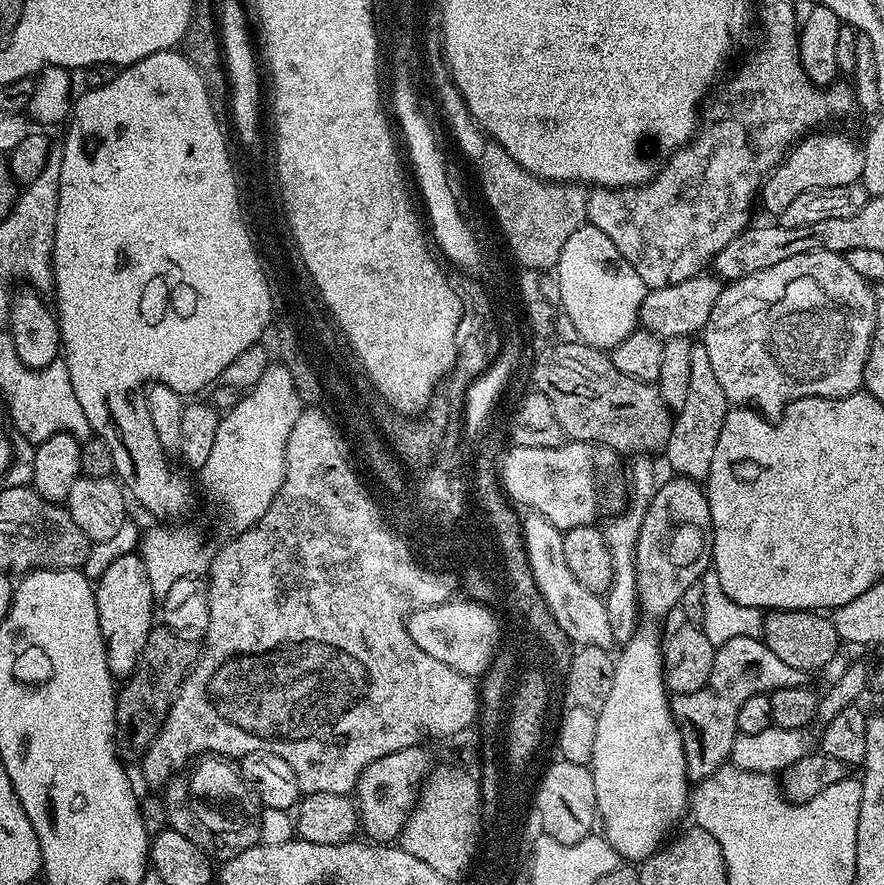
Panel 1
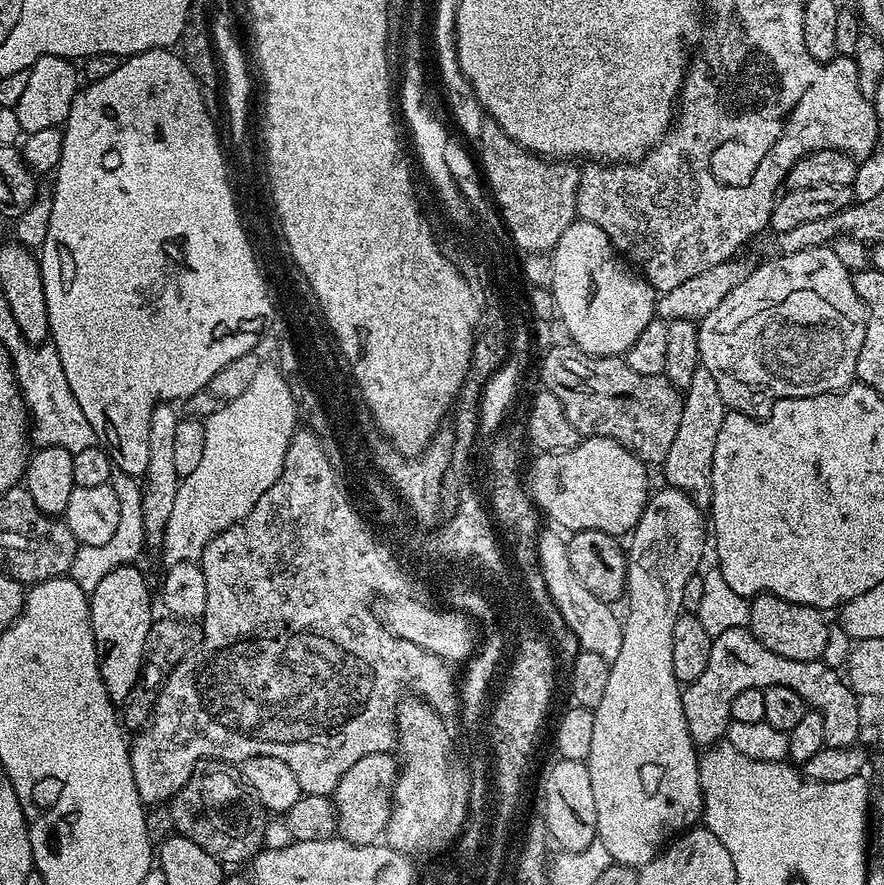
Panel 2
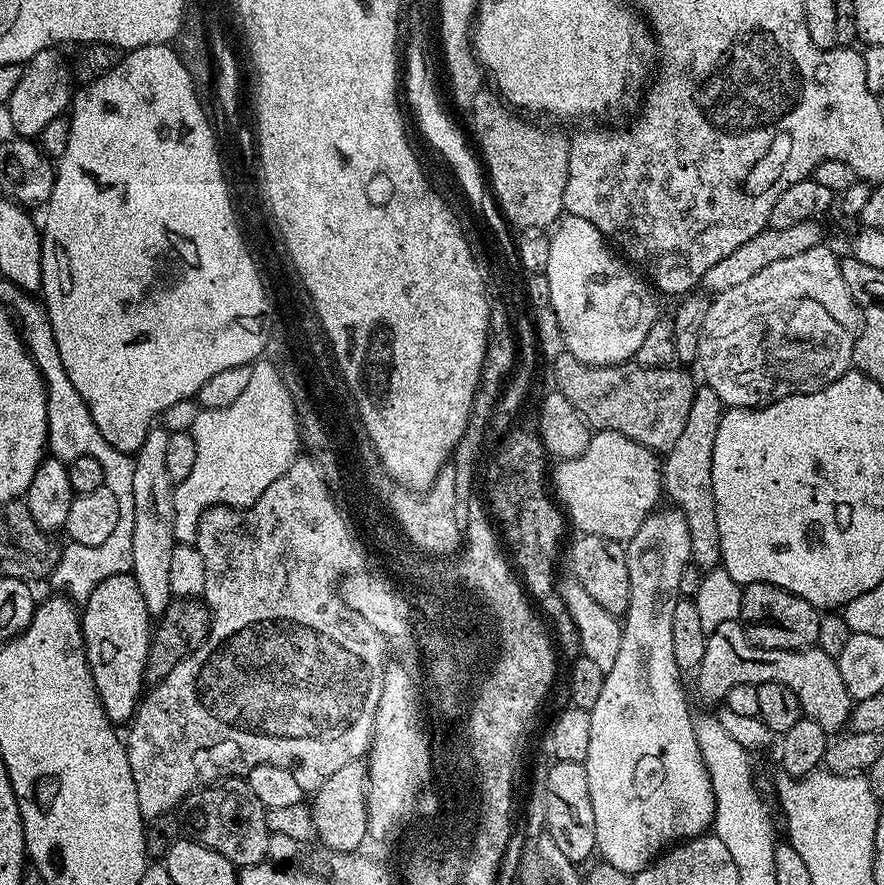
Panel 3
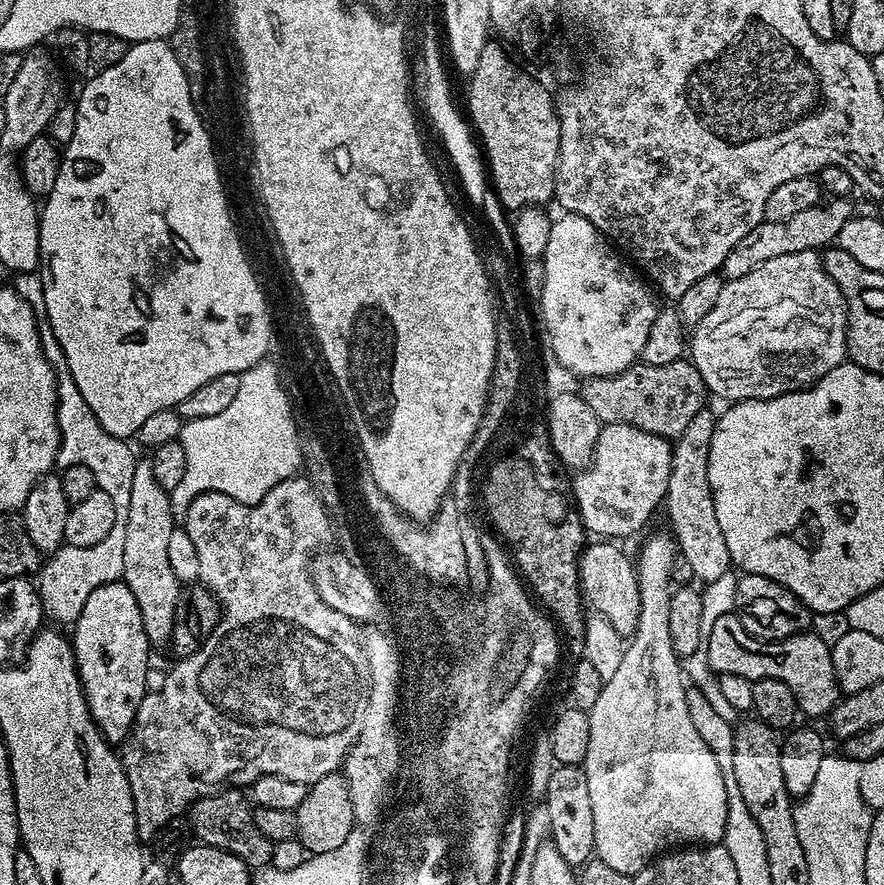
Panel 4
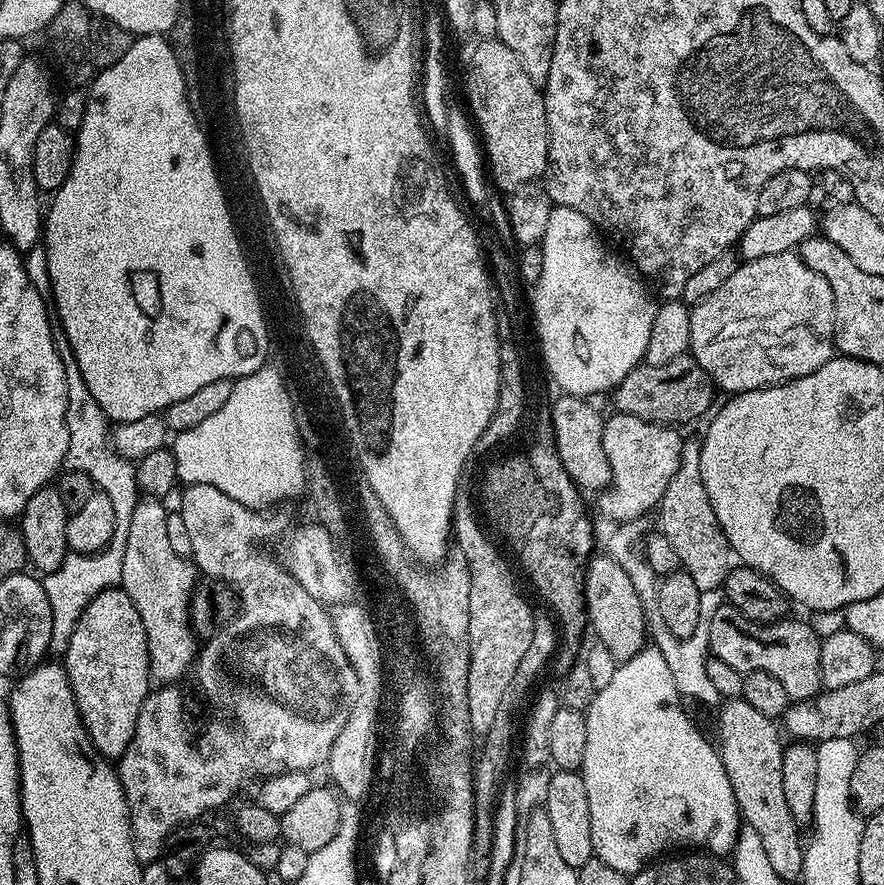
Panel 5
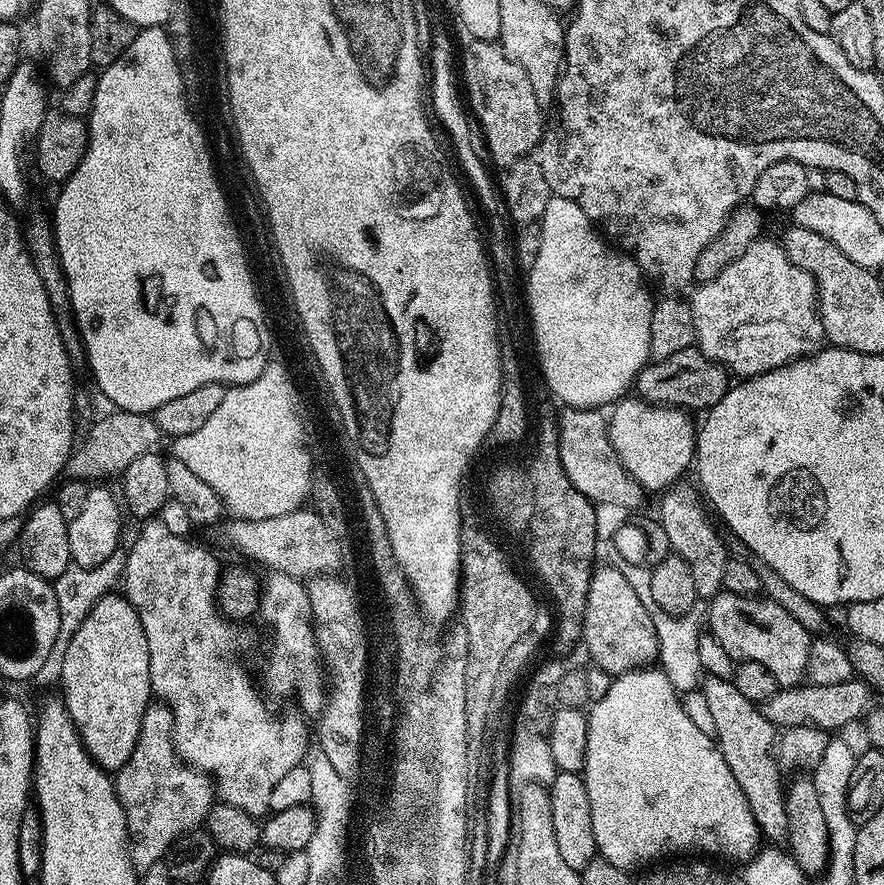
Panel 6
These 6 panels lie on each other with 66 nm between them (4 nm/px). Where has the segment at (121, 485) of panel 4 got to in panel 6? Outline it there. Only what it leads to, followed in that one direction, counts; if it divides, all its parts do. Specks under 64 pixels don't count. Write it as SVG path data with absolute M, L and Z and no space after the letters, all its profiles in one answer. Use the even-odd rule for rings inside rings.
M117 550L110 558L106 558L106 562L93 568L70 566L52 584L54 598L58 600L58 638L54 638L54 647L50 649L48 657L42 661L42 670L38 670L34 678L35 683L55 685L59 681L62 662L66 659L66 646L70 646L70 638L74 638L78 626L84 621L86 614L94 610L97 602L109 595L115 589L112 588L115 584L117 587L118 581L124 575L124 557L125 553Z

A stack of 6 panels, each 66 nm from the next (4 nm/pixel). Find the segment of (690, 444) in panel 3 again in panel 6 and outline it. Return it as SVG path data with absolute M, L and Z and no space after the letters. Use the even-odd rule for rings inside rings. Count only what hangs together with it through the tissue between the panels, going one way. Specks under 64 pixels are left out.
M684 483L673 484L659 497L661 500L658 521L662 529L666 530L671 551L682 556L690 566L697 597L711 598L717 596L724 587L722 574L726 574L726 562L730 559L730 552L724 545L723 538L716 533L716 528L712 525L713 517L705 501L698 495L697 489L693 485L692 489L690 485Z

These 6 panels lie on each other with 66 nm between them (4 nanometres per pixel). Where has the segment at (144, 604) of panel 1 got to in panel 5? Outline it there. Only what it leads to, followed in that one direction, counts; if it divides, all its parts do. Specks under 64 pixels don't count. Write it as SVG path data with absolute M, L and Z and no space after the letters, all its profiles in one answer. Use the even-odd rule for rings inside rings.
M123 588L102 590L86 606L74 626L74 634L70 634L62 663L74 690L80 720L94 746L109 761L119 761L126 746L132 744L142 702L150 691L148 635L134 602L130 602Z

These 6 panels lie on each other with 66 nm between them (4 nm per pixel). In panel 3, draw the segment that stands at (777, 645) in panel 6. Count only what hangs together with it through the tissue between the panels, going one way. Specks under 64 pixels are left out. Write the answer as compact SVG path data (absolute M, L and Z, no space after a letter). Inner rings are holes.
M735 620L723 621L708 633L706 654L702 654L702 662L694 679L701 698L717 700L716 702L723 701L724 695L734 686L782 682L782 686L790 686L790 690L794 690L801 713L807 719L818 722L818 726L822 726L822 730L829 734L839 733L849 723L854 707L852 695L846 690L846 682L842 682L836 657L824 653L817 646L762 649L750 642L745 625Z

